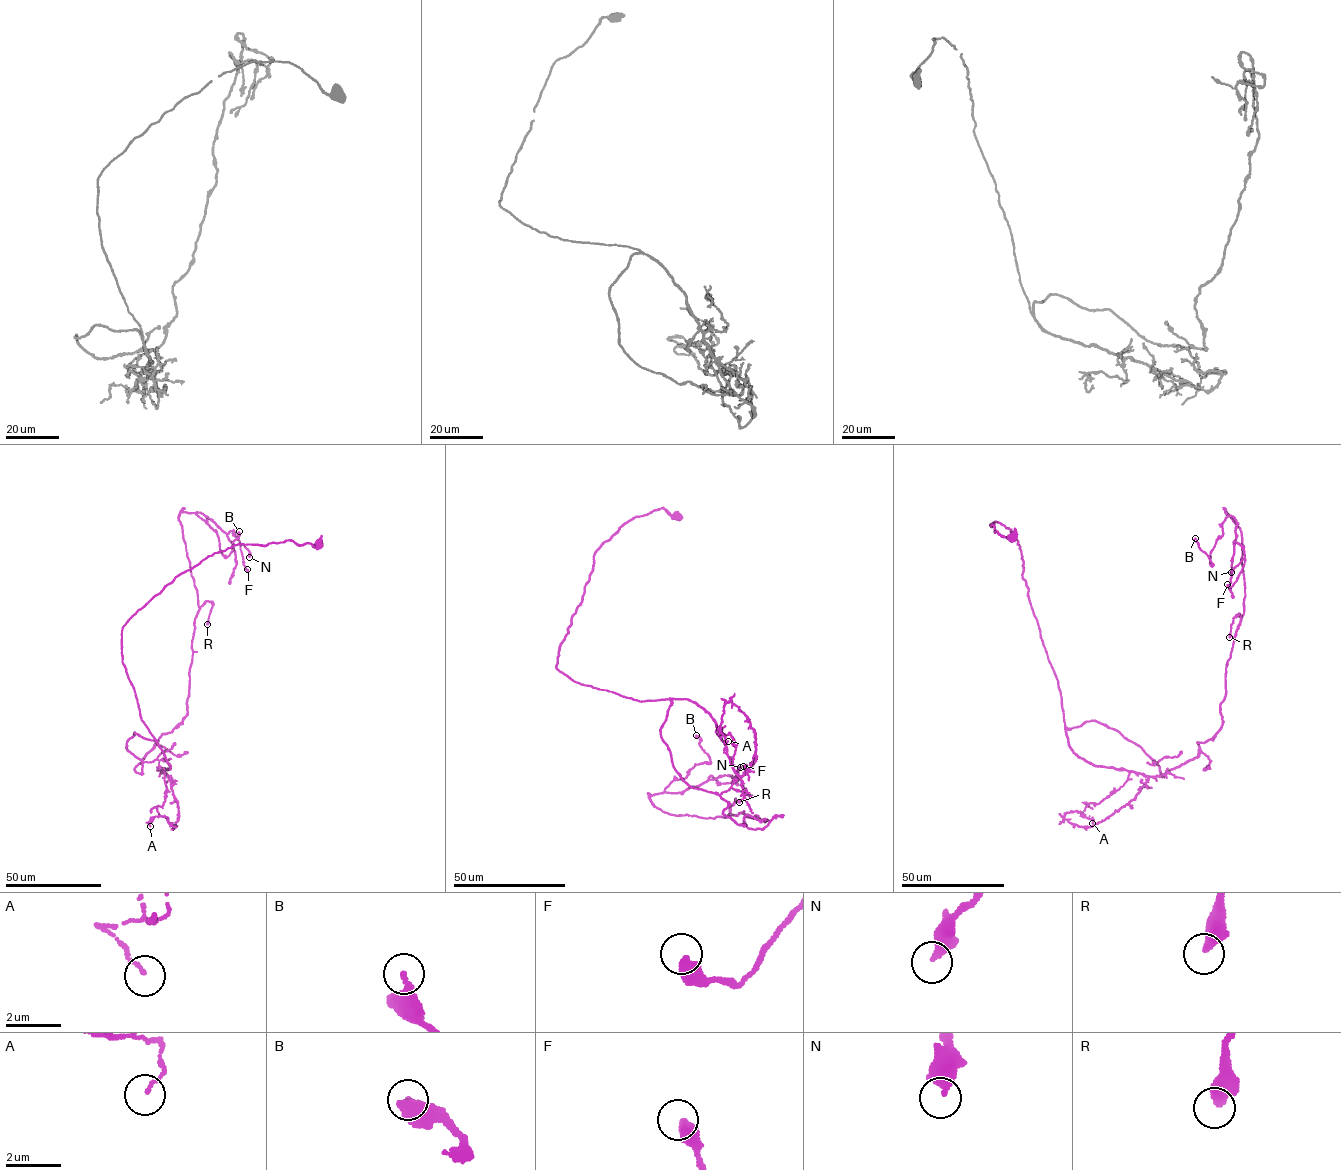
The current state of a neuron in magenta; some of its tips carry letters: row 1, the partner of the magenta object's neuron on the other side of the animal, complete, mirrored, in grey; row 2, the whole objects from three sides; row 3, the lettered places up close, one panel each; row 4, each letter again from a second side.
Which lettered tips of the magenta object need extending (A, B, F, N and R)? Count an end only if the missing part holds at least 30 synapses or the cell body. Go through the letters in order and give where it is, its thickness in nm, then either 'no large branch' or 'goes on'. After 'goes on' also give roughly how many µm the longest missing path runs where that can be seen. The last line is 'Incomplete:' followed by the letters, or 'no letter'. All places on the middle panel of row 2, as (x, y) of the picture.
A: at (728, 741); 110 nm thick; no large branch
B: at (696, 735); 360 nm thick; no large branch
F: at (743, 766); 440 nm thick; no large branch
N: at (740, 767); 280 nm thick; no large branch
R: at (739, 802); 440 nm thick; no large branch
Incomplete: no letter

